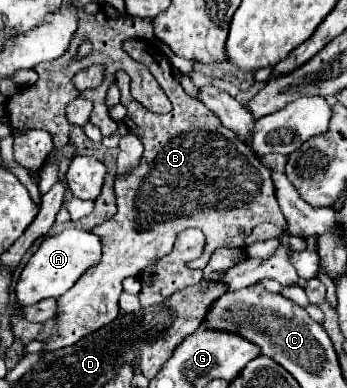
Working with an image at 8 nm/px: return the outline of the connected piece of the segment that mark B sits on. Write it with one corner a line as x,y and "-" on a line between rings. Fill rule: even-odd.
125,41
123,49
150,69
170,97
172,111
168,115
146,111
146,107
130,95
130,77
124,71
116,75
116,85
122,95
120,103
128,109
124,125
140,137
144,153
136,169
116,177
118,213
92,229
102,237
102,261
92,271
86,271
86,275
58,299
60,329
48,339
44,349
74,345
82,337
114,321
120,313
118,299
122,295
122,281
128,275
140,275
140,271
168,255
178,233
188,227
198,227
206,235
204,253
198,261
188,263
190,269
204,269
216,249
244,249
246,237
258,223
272,223
284,231
288,229
270,171
244,141
222,127
218,115
182,89
174,79
168,57
162,55
156,43
137,43
142,42

